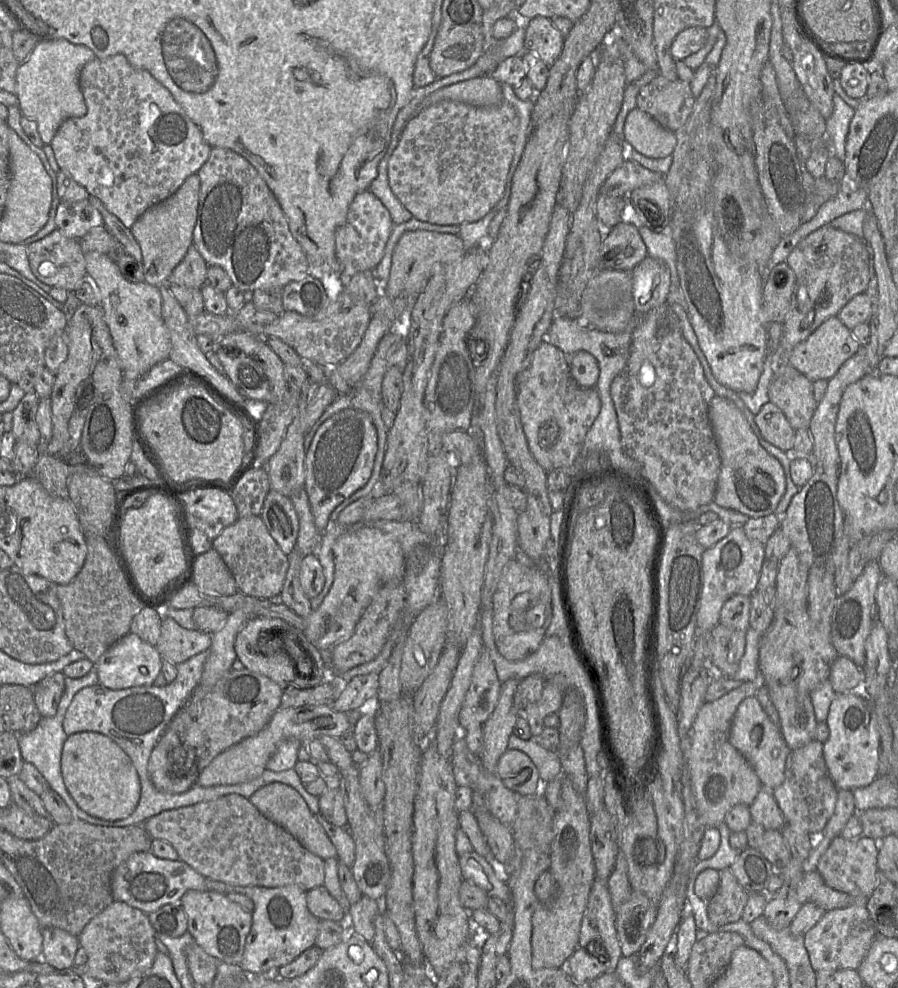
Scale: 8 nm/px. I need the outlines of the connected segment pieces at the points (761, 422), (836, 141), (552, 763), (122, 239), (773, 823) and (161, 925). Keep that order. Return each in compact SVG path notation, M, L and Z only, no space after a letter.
M772 401L765 403L754 419L766 441L783 451L793 448L795 430L783 411Z
M836 92L833 95L833 112L826 120L827 139L831 144L832 155L844 162L846 139L855 109L849 106Z
M512 733L508 747L508 749L520 750L530 757L539 771L542 783L562 777L563 771L557 752L543 748L535 742L534 737L524 740Z
M90 195L88 201L101 213L108 233L120 243L125 253L133 257L137 263L141 263L141 249L130 230L111 214L98 198Z
M761 787L756 798L749 806L752 821L762 825L765 830L780 830L785 824L773 790Z
M181 903L164 905L148 914L156 935L180 937L187 931L187 917Z

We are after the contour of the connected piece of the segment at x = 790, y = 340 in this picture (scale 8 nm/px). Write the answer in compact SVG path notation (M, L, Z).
M824 225L802 239L787 258L796 276L790 309L782 322L783 334L774 352L775 368L789 364L793 348L807 338L855 295L864 293L871 279L872 260L866 242L853 234Z

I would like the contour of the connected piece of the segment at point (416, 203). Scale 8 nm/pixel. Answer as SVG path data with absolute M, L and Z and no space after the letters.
M444 101L430 106L410 119L388 163L389 185L413 217L438 225L475 221L500 200L513 156L519 128L516 110L506 101L499 106L474 106Z

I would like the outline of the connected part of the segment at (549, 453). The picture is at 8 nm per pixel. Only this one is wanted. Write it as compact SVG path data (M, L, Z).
M545 341L534 351L530 365L517 375L515 383L521 423L535 460L546 472L572 467L601 409L596 388L581 388L571 375L568 355Z

